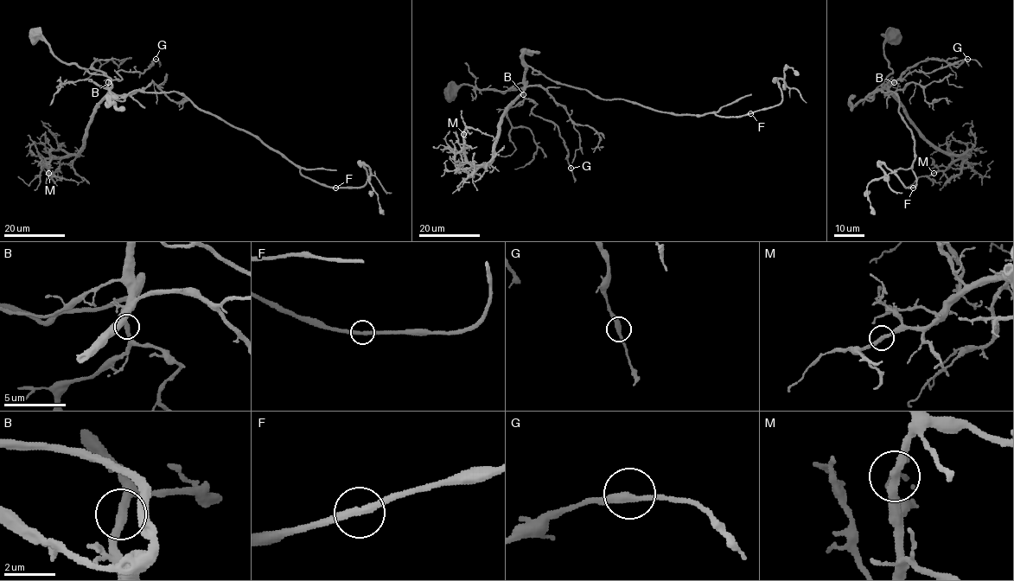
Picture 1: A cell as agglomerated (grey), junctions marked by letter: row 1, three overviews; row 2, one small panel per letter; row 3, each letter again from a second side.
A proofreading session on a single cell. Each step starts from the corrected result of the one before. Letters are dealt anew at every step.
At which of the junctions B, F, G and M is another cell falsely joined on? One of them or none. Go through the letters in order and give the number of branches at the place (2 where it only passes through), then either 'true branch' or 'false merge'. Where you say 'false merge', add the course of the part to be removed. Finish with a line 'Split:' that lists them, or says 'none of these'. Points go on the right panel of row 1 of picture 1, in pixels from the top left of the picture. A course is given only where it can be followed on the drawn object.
B: 2 branches meet; true branch
F: 2 branches meet; true branch
G: 2 branches meet; true branch
M: 2 branches meet; true branch
Split: none of these

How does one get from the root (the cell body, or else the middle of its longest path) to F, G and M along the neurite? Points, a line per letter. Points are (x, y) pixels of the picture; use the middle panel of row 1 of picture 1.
F: (449, 93), (463, 84), (519, 89), (529, 66), (602, 98), (659, 111), (750, 113)
G: (449, 93), (463, 84), (503, 92), (526, 82), (522, 94), (536, 103), (534, 114), (558, 127), (570, 168)
M: (449, 93), (463, 84), (503, 92), (526, 82), (504, 113), (489, 162), (472, 165), (467, 160), (463, 134)

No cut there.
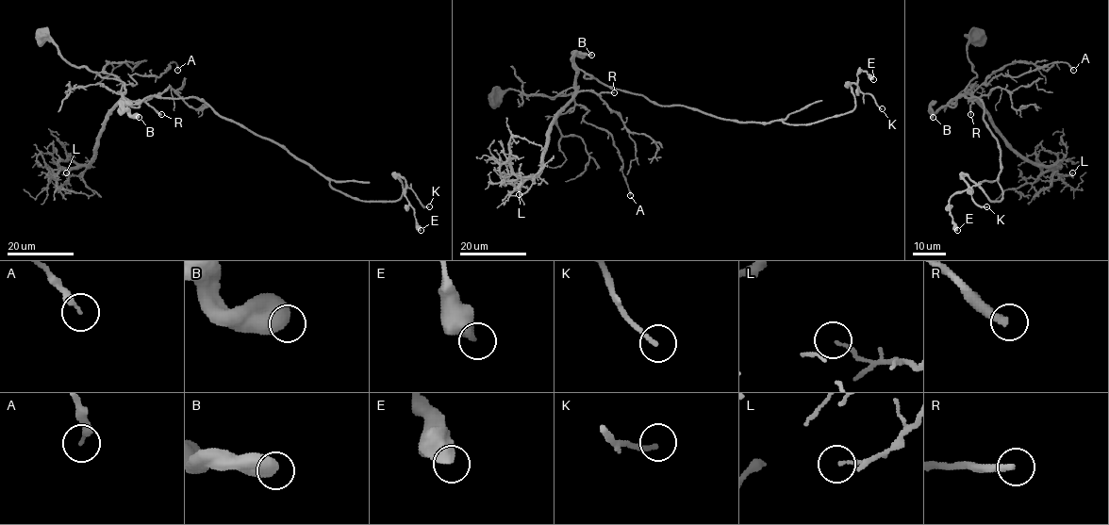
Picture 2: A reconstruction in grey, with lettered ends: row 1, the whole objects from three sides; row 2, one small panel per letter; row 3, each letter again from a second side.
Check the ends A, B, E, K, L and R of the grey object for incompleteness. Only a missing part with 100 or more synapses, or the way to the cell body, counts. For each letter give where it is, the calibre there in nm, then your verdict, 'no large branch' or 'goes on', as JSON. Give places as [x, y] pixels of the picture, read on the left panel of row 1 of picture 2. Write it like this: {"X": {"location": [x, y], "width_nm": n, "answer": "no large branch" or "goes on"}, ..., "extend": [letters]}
{"A": {"location": [177, 70], "width_nm": 280, "answer": "no large branch"}, "B": {"location": [139, 117], "width_nm": 650, "answer": "no large branch"}, "E": {"location": [421, 230], "width_nm": 500, "answer": "no large branch"}, "K": {"location": [429, 206], "width_nm": 180, "answer": "no large branch"}, "L": {"location": [66, 172], "width_nm": 130, "answer": "no large branch"}, "R": {"location": [161, 114], "width_nm": 280, "answer": "no large branch"}, "extend": []}

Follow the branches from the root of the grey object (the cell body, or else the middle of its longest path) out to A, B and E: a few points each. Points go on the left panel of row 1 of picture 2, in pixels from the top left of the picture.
A: (41, 39), (71, 64), (121, 80), (123, 93), (136, 84), (133, 73), (158, 77), (172, 62), (177, 70)
B: (41, 39), (49, 40), (71, 64), (87, 66), (102, 77), (121, 80), (124, 90), (122, 112), (139, 117)
E: (41, 39), (121, 80), (126, 105), (203, 100), (353, 197), (397, 200), (398, 174), (421, 230)

